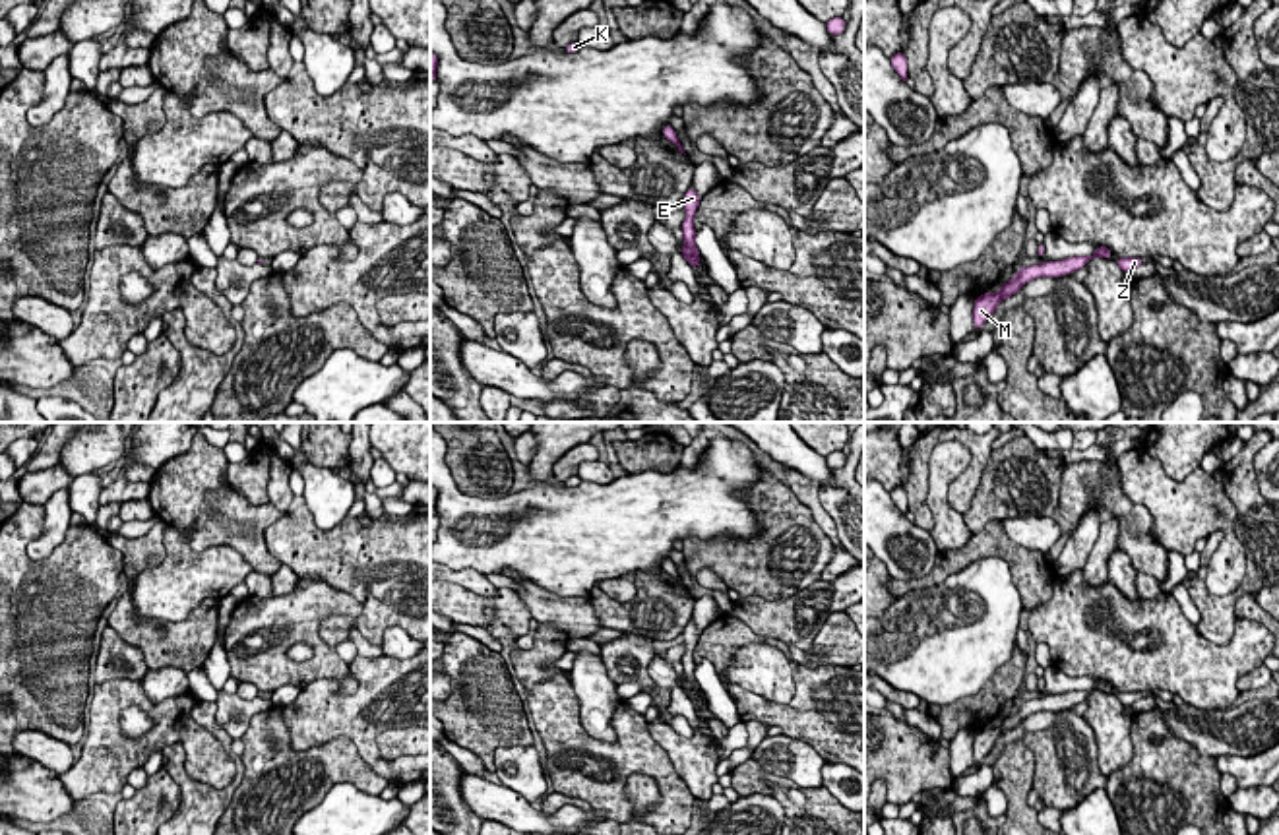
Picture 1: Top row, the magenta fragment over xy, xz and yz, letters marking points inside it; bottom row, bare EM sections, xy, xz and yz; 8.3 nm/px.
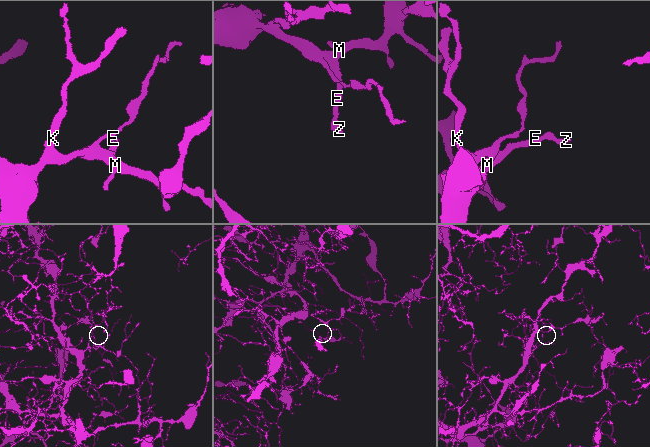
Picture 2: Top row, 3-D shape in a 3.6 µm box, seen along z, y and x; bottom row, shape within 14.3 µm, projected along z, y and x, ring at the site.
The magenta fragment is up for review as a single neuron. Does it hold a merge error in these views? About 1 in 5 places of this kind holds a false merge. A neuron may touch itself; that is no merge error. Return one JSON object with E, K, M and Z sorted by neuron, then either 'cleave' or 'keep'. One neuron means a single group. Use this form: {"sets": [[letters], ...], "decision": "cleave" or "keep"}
{"sets": [["E", "K", "M", "Z"]], "decision": "keep"}

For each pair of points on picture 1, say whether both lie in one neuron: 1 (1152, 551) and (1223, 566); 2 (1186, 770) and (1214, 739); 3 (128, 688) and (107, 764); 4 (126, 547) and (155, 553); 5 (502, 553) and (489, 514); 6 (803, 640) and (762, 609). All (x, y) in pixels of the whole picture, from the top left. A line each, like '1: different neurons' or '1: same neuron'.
1: different neurons
2: different neurons
3: same neuron
4: same neuron
5: same neuron
6: same neuron

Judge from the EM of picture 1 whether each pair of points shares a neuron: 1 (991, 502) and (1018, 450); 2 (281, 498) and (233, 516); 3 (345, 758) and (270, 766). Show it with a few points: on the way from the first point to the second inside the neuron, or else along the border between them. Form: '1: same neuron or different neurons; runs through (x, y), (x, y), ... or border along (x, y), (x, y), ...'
1: same neuron; runs through (1004, 489), (1014, 479), (1016, 463)
2: different neurons; border along (268, 502), (283, 514)
3: same neuron; runs through (326, 766), (289, 766)

